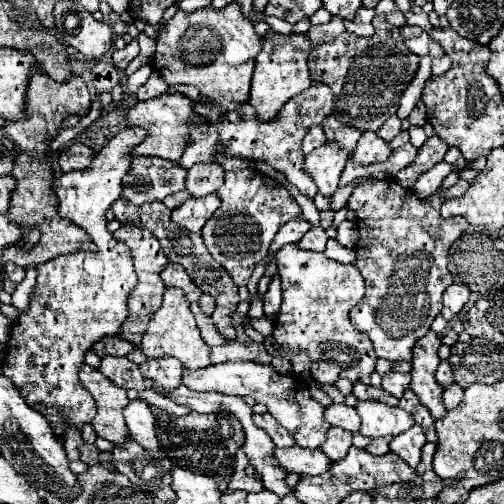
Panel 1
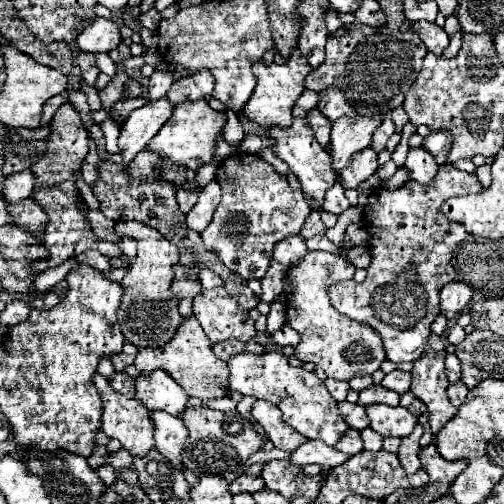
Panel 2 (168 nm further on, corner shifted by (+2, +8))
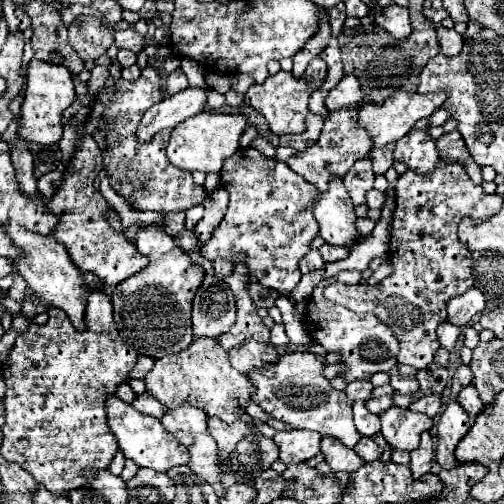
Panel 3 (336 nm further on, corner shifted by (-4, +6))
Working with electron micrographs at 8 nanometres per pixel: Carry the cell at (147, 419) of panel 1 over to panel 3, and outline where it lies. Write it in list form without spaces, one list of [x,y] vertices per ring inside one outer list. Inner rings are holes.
[[[210,434],[194,436],[192,446],[188,448],[190,454],[190,468],[196,476],[204,478],[218,496],[224,496],[224,486],[220,484],[220,466],[218,466],[218,448]]]

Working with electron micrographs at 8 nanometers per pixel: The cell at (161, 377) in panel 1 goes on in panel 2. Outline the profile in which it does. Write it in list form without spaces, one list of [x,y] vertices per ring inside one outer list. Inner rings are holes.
[[[152,372],[150,376],[136,378],[136,396],[152,412],[168,412],[180,416],[186,410],[186,392],[170,380],[166,372]]]

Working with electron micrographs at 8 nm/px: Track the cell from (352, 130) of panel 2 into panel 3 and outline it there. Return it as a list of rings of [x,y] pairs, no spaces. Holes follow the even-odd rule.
[[[396,94],[388,98],[386,104],[362,104],[358,108],[358,124],[368,132],[372,140],[372,148],[382,148],[390,142],[400,140],[408,134],[408,130],[418,122],[420,118],[428,118],[434,110],[442,106],[444,94]]]

